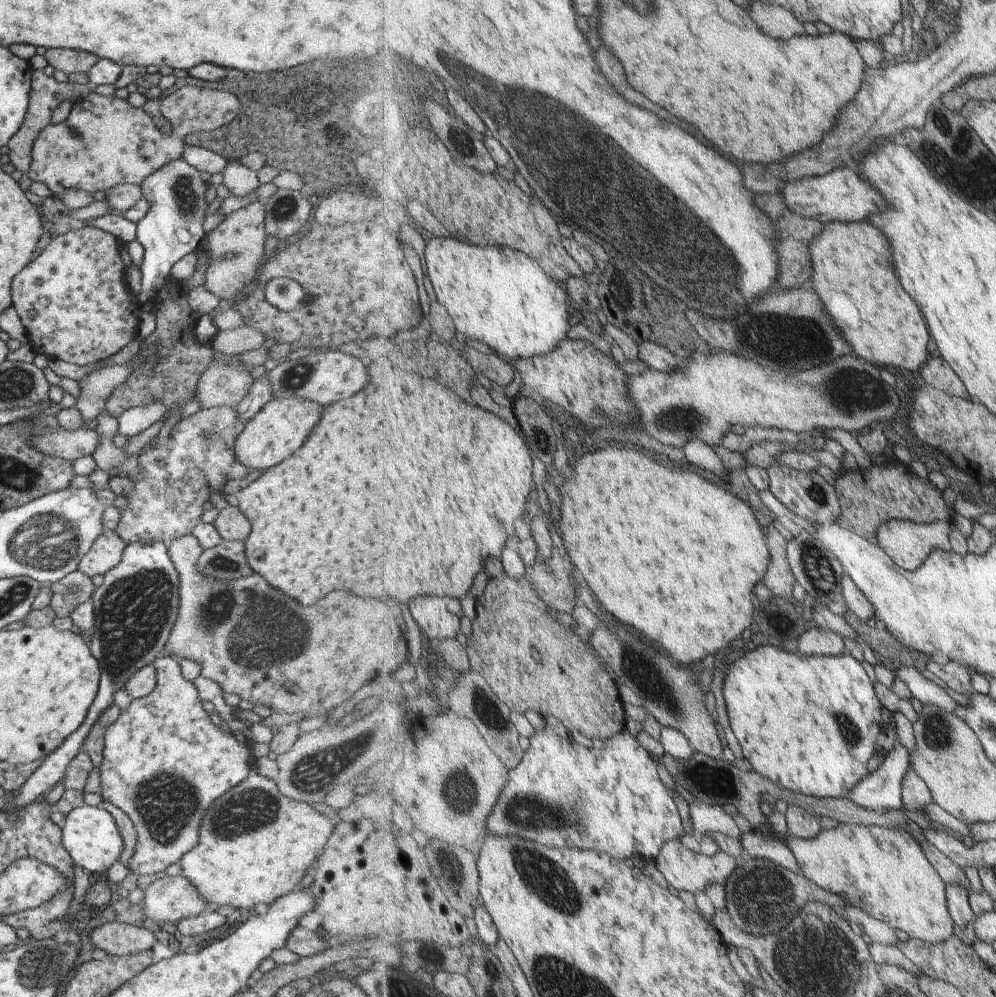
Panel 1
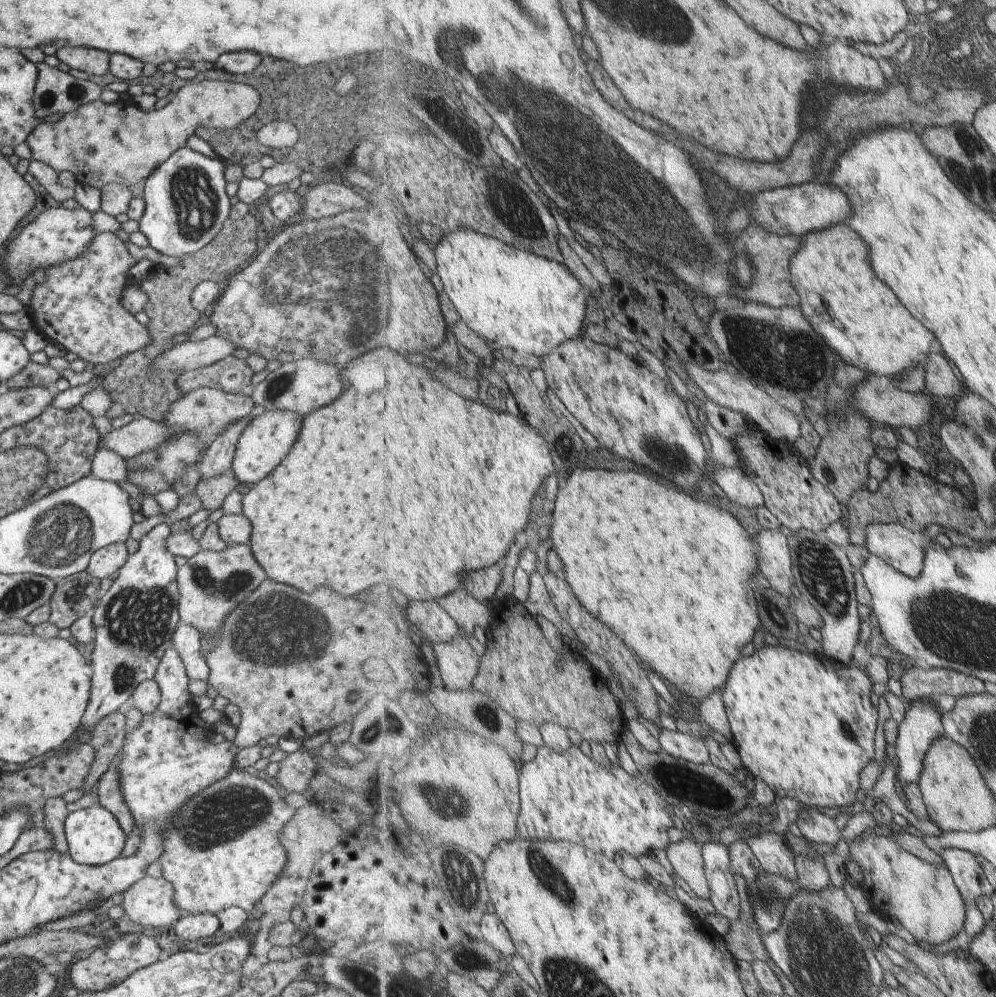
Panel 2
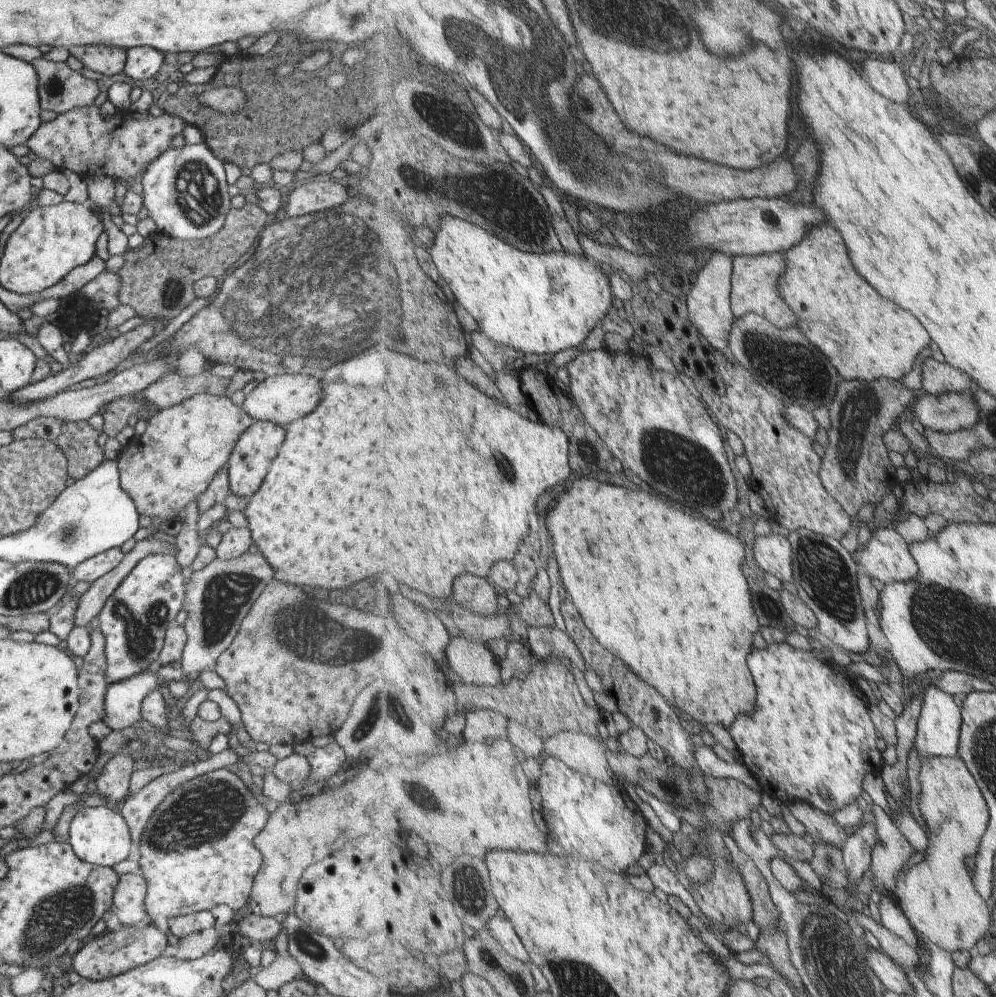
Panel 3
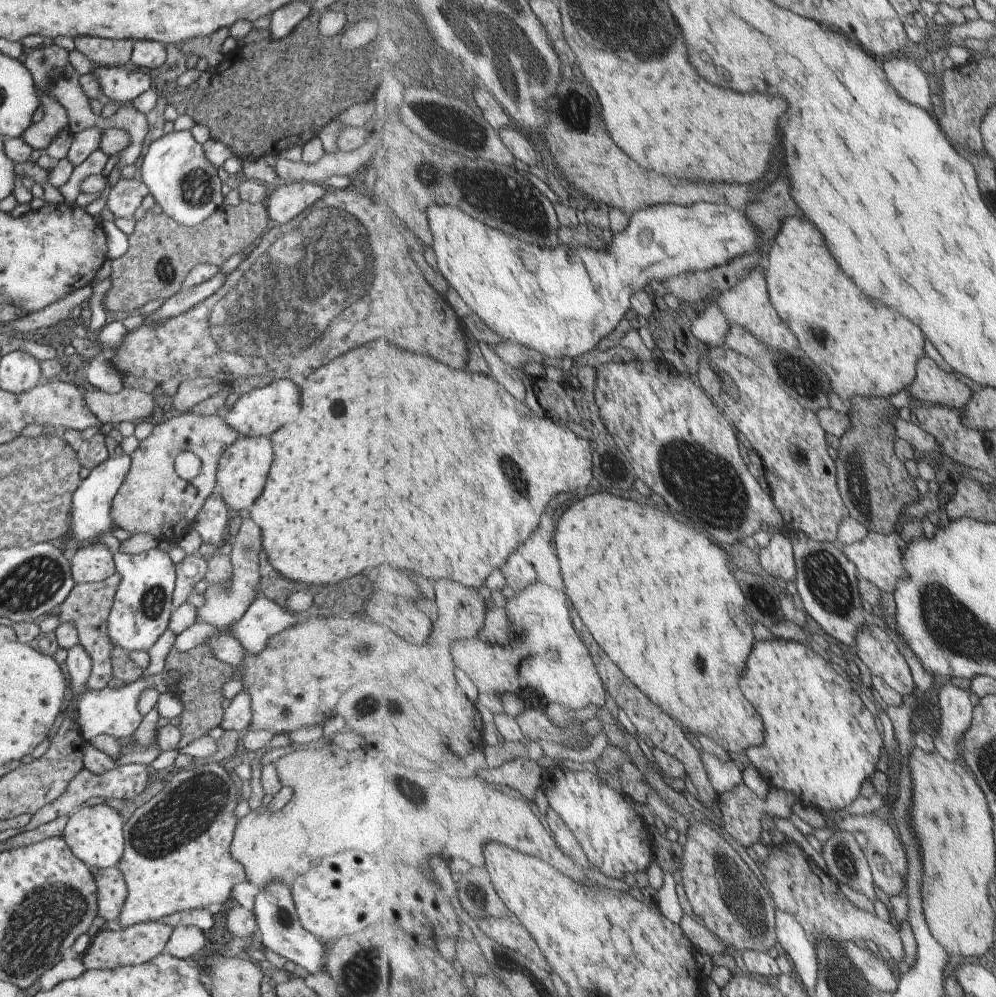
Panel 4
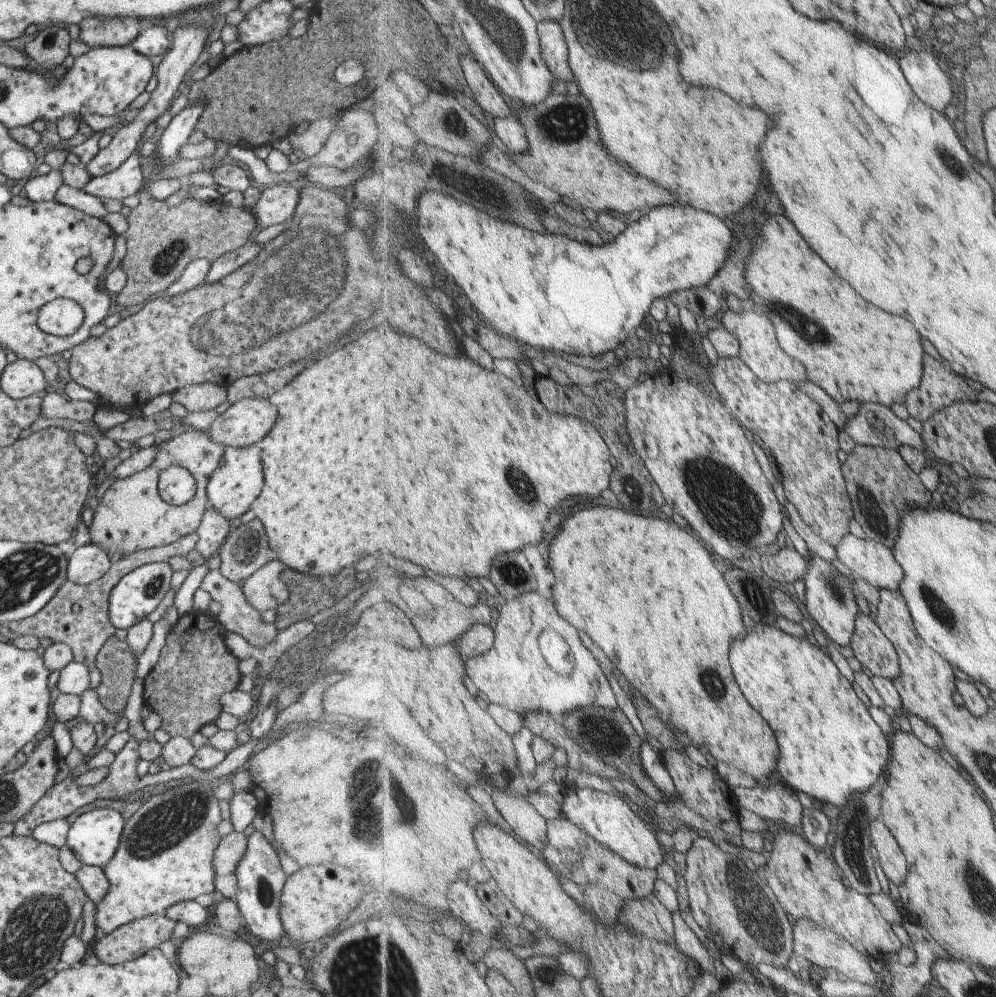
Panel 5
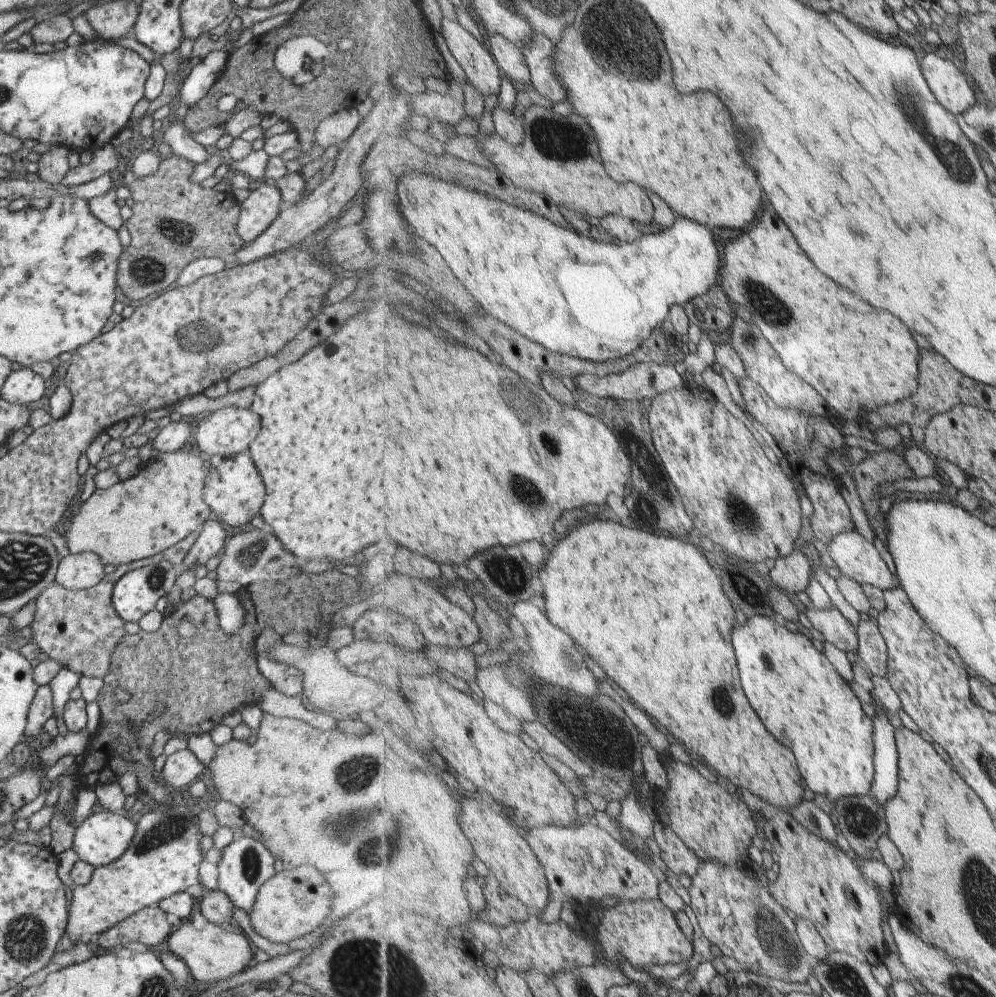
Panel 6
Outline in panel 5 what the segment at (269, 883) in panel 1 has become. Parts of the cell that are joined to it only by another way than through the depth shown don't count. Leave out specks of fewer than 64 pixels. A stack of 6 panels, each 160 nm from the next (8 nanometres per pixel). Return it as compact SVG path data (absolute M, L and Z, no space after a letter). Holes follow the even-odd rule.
M187 782L177 788L168 785L161 793L153 793L141 802L133 814L124 821L118 849L102 871L108 880L103 898L94 904L94 924L104 934L132 920L153 913L163 913L167 907L182 900L193 900L199 894L213 892L212 854L220 837L216 826L220 822L217 800L212 795L211 784Z

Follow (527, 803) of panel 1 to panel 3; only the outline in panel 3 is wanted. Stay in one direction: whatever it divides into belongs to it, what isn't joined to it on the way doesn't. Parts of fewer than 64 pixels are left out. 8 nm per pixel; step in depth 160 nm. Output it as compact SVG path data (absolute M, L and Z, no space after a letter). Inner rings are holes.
M544 756L537 789L542 797L542 814L547 823L551 853L576 851L579 858L623 873L648 852L649 824L639 811L639 802L630 798L619 782L605 785L597 778L572 769L560 758Z

